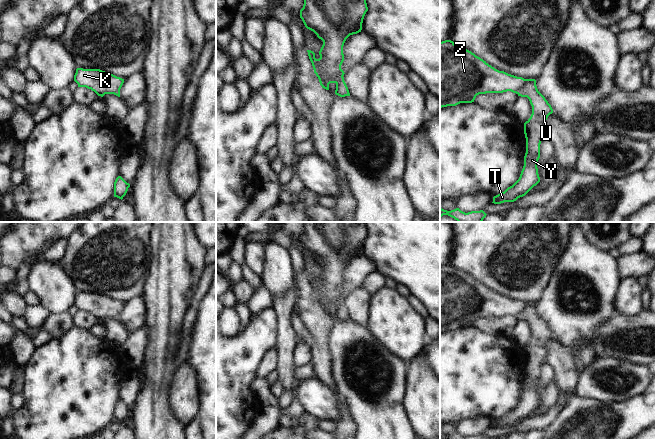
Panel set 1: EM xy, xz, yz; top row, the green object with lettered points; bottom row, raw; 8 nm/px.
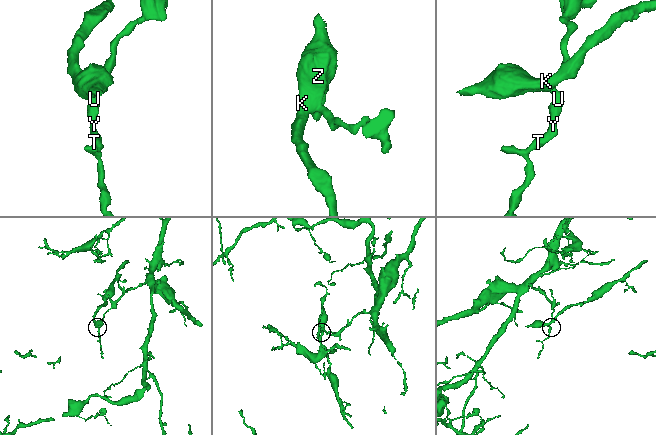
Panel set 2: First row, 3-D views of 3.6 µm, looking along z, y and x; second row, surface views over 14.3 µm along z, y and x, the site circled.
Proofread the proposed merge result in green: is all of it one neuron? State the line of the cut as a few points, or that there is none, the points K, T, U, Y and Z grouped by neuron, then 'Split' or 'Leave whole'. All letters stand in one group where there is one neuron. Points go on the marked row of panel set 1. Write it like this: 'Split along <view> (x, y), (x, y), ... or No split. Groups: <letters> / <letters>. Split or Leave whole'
Split along yz (526, 79), (525, 85), (517, 93). Groups: K Z / T U Y. Split

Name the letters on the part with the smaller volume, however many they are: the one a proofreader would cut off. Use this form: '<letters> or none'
K, Z

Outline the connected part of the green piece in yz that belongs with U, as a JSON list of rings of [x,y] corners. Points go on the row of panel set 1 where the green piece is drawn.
[[[526,79],[525,86],[518,96],[527,97],[532,106],[532,114],[524,123],[526,153],[524,166],[519,179],[504,192],[493,197],[494,204],[514,202],[525,196],[540,182],[537,162],[540,158],[540,144],[546,138],[546,120],[553,109],[545,97],[538,91],[535,79]]]

